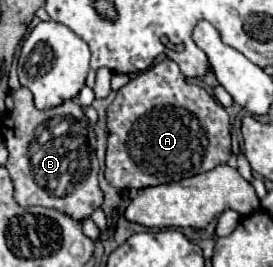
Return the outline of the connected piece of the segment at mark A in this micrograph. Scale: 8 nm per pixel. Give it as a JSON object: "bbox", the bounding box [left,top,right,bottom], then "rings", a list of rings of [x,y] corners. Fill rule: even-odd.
{"bbox":[105,58,231,190],"rings":[[[165,58],[157,66],[139,72],[133,80],[129,80],[129,84],[119,88],[115,100],[107,108],[105,180],[117,190],[143,190],[207,172],[231,158],[229,128],[231,124],[225,108],[203,88],[187,82],[177,62]]]}

